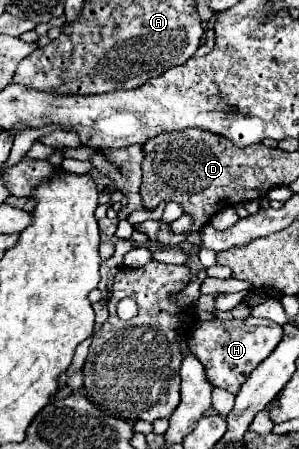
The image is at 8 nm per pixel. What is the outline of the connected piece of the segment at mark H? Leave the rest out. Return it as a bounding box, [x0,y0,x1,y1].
[188,317,282,393]

